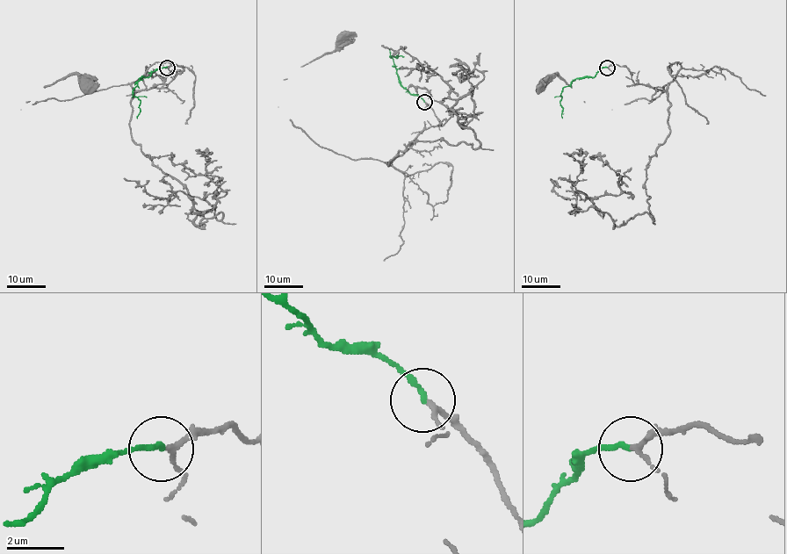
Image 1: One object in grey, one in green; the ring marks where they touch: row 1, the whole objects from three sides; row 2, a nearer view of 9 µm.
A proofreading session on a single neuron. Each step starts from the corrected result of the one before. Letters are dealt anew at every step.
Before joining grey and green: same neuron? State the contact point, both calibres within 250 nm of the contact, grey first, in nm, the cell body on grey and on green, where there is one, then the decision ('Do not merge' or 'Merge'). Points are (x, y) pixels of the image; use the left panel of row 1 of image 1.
Place: (167, 68). Thickness 140 nm (grey) against 200 nm. Soma of grey: (85, 82). Soma of green: none. Merge

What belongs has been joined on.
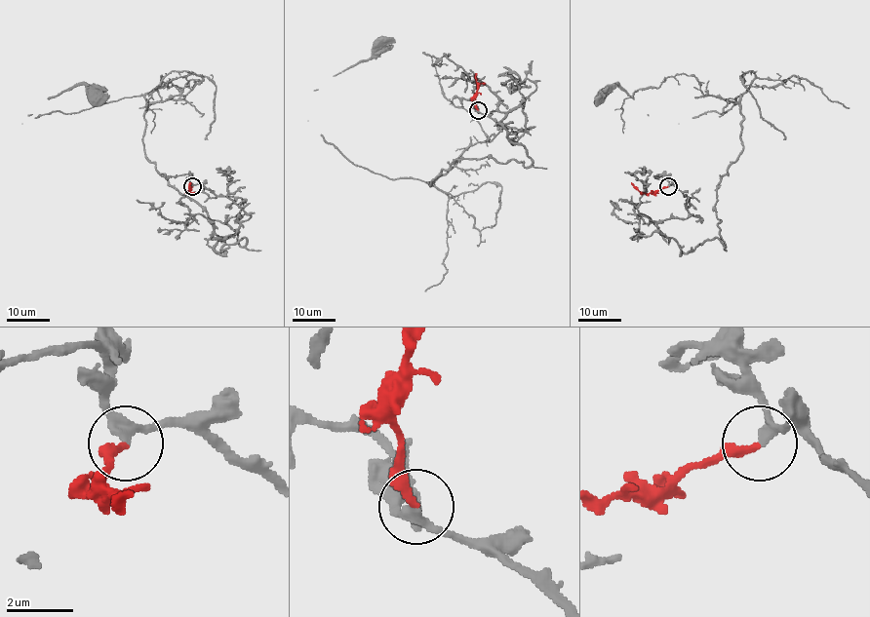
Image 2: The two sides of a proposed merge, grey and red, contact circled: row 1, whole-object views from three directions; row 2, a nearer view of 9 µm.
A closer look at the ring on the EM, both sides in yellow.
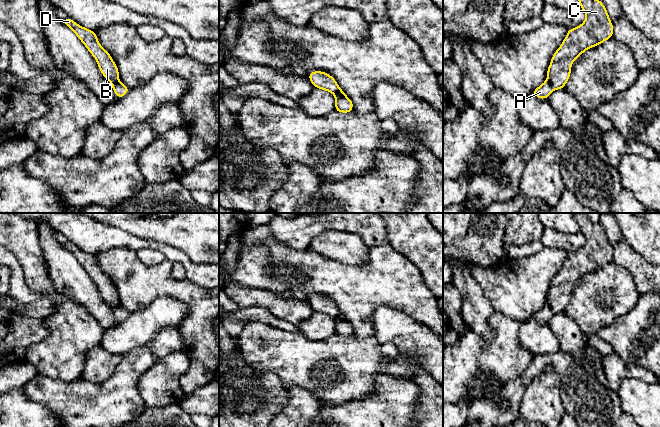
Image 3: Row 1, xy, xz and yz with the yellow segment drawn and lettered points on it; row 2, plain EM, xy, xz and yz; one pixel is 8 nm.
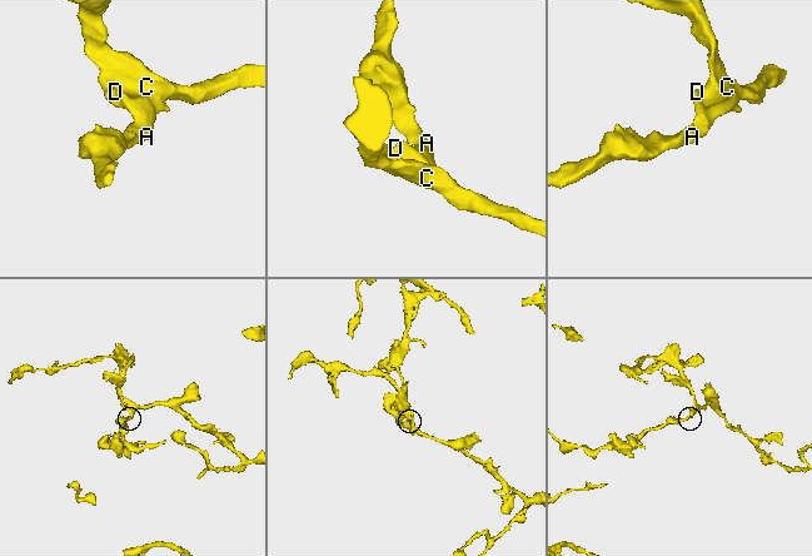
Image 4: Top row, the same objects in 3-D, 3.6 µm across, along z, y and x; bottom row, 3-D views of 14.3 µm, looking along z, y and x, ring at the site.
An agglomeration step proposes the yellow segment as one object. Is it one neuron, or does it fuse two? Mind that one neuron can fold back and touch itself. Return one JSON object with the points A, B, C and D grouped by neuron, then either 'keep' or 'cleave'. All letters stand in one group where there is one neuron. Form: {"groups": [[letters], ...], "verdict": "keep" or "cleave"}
{"groups": [["A", "B", "C", "D"]], "verdict": "keep"}

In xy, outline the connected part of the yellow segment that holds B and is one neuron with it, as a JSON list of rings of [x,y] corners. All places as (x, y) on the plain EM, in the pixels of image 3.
[[[70,241],[62,243],[62,246],[75,257],[95,282],[100,296],[111,307],[115,319],[118,322],[124,321],[130,313],[119,305],[118,291],[111,282],[110,277],[100,269],[95,256],[80,250]]]

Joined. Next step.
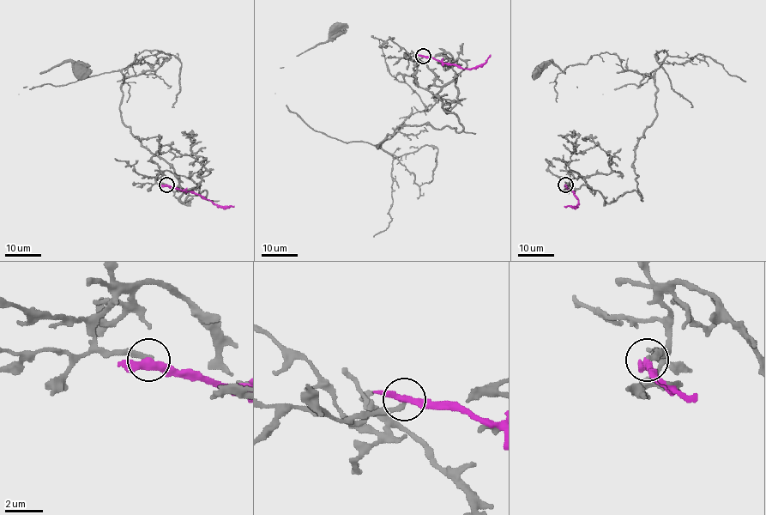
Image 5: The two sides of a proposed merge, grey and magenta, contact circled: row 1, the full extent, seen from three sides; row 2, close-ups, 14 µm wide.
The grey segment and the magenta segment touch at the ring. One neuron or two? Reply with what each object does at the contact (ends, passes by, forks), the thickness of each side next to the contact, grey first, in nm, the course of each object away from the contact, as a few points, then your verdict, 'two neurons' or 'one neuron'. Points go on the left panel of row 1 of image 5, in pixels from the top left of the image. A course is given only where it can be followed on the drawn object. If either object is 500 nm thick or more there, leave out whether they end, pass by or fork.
grey ends | magenta passes by | 240/360 nm | grey via (166, 184), (170, 171), (183, 202), (207, 195), (119, 103), (126, 77), (170, 57), (123, 82), (78, 69) | magenta via (166, 184), (200, 194), (226, 206), (233, 205) | two neurons

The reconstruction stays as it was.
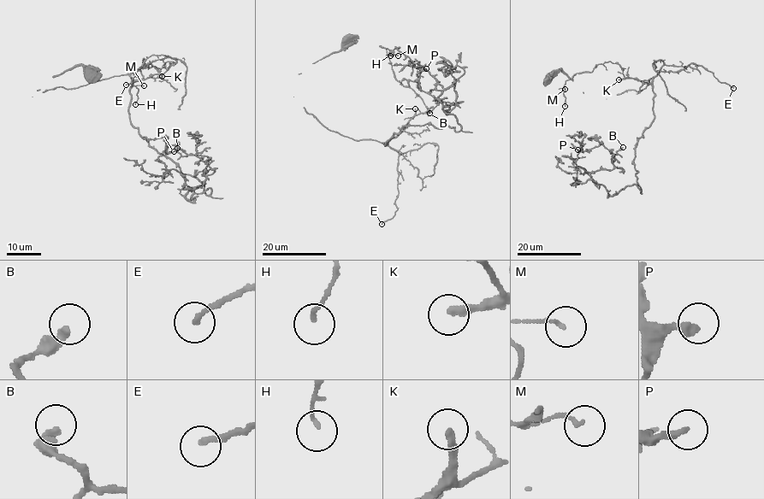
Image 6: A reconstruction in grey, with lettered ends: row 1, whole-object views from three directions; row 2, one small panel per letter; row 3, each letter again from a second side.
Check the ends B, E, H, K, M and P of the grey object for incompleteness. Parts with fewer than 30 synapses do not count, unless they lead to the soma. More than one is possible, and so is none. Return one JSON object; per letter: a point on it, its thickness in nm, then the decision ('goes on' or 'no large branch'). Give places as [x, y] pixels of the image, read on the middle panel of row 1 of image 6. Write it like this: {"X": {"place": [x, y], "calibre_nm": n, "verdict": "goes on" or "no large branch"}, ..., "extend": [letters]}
{"B": {"place": [429, 113], "calibre_nm": 280, "verdict": "goes on"}, "E": {"place": [382, 224], "calibre_nm": 180, "verdict": "goes on"}, "H": {"place": [390, 55], "calibre_nm": 130, "verdict": "no large branch"}, "K": {"place": [415, 108], "calibre_nm": 240, "verdict": "goes on"}, "M": {"place": [398, 55], "calibre_nm": 120, "verdict": "no large branch"}, "P": {"place": [426, 68], "calibre_nm": 280, "verdict": "no large branch"}, "extend": ["B", "E", "K"]}

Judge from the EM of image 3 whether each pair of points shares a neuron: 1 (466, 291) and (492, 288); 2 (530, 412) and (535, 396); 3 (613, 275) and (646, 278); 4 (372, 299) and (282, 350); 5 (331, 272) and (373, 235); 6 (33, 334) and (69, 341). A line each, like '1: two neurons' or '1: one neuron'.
1: two neurons
2: one neuron
3: two neurons
4: two neurons
5: two neurons
6: two neurons

